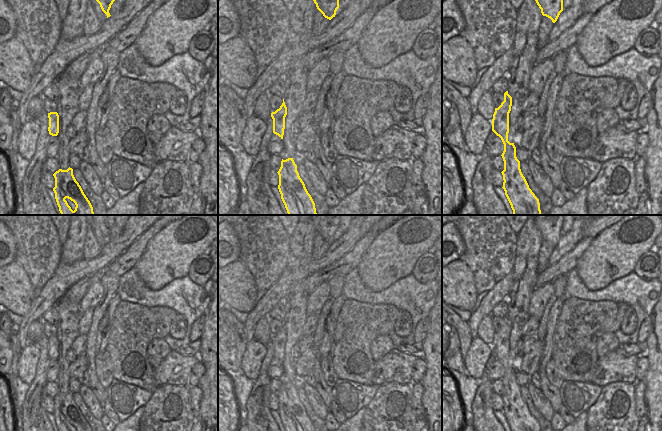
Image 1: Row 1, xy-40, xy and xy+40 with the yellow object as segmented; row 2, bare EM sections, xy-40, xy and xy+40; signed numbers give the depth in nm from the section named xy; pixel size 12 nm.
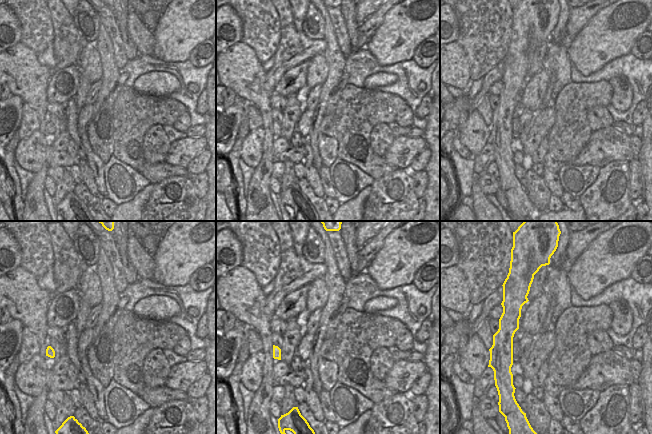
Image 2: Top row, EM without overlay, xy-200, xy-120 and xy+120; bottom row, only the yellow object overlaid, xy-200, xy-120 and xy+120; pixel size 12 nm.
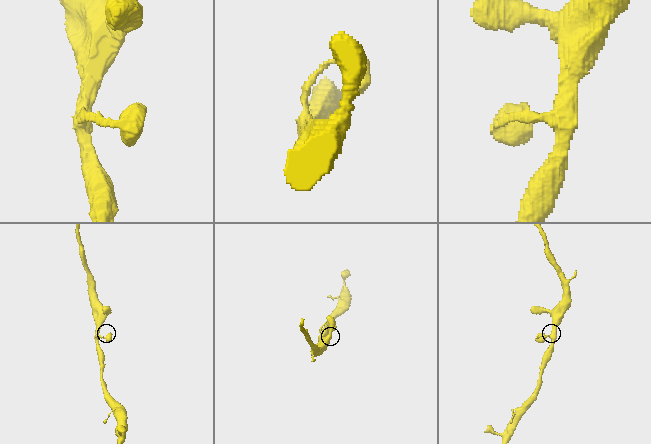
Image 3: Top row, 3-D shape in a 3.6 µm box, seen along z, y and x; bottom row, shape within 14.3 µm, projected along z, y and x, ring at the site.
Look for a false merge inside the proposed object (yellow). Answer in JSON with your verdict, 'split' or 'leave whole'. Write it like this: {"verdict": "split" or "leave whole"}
{"verdict": "leave whole"}

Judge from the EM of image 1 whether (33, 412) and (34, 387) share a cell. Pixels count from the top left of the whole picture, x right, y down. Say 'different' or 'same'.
same

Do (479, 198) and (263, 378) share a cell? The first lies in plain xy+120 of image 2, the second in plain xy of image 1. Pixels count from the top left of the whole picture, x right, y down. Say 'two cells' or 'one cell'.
one cell

